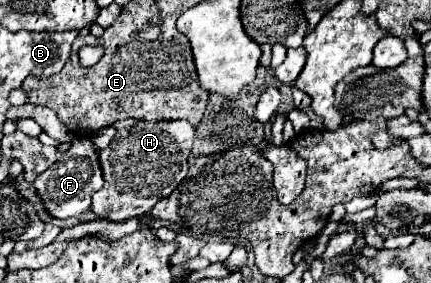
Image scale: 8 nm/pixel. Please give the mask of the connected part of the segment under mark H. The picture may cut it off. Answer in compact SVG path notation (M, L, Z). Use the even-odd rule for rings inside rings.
M139 121L131 129L119 129L115 139L99 153L105 187L93 195L91 209L103 219L125 221L149 213L155 203L185 179L195 127L189 121Z

